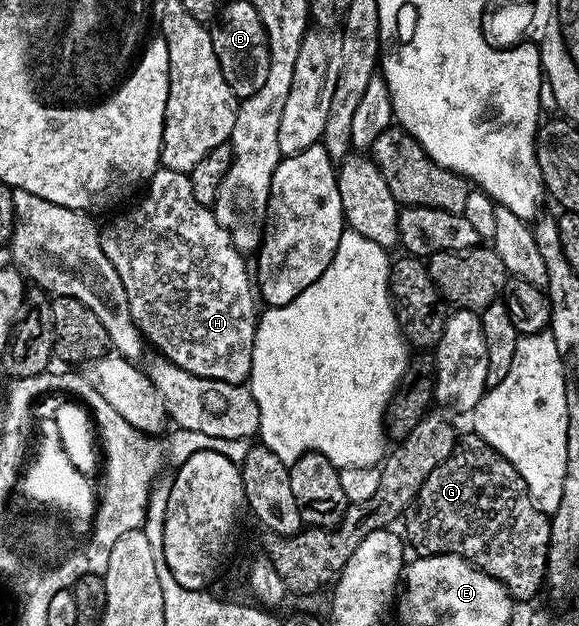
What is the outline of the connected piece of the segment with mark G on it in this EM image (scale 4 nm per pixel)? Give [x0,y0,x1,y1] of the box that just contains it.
[404,431,560,603]

